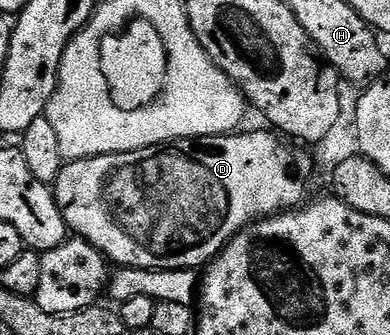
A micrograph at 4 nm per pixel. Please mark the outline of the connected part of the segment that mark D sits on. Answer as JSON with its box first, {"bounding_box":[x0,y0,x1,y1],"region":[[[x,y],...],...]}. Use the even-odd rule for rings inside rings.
{"bounding_box":[55,131,311,269],"region":[[[267,131],[202,136],[133,152],[73,160],[65,163],[55,182],[56,204],[69,229],[79,239],[94,245],[113,265],[203,269],[251,221],[301,207],[309,199],[311,158],[300,149],[303,147],[293,146],[275,131]]]}

